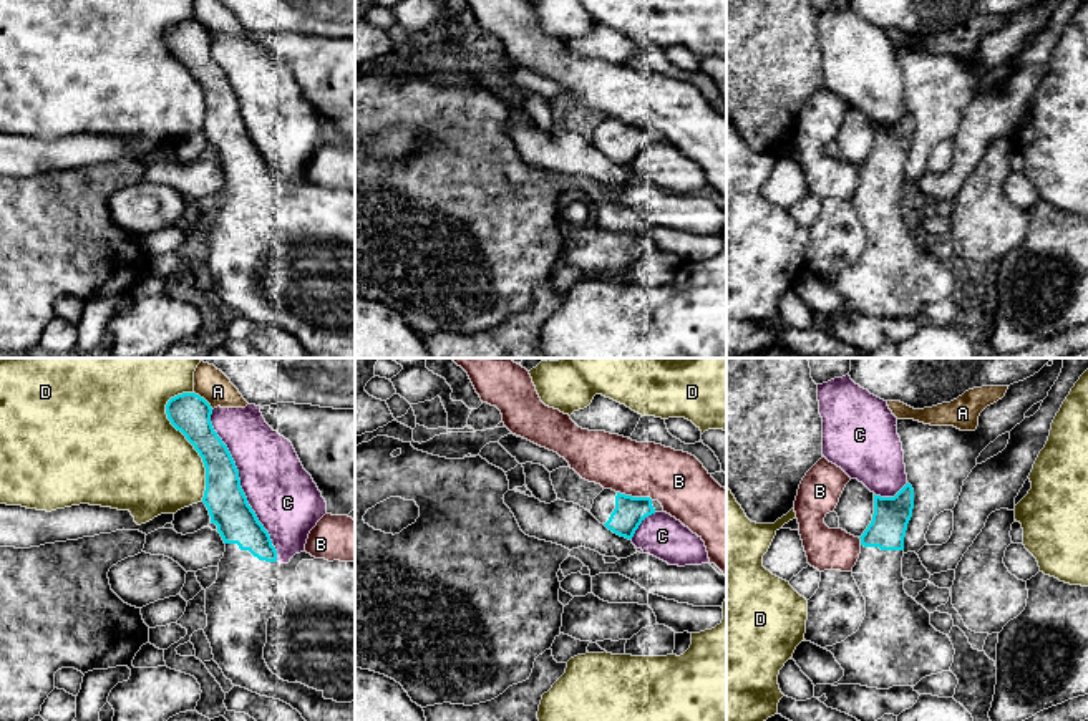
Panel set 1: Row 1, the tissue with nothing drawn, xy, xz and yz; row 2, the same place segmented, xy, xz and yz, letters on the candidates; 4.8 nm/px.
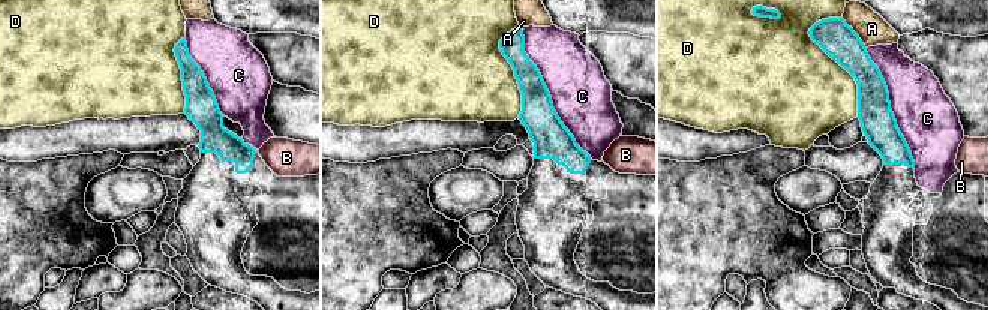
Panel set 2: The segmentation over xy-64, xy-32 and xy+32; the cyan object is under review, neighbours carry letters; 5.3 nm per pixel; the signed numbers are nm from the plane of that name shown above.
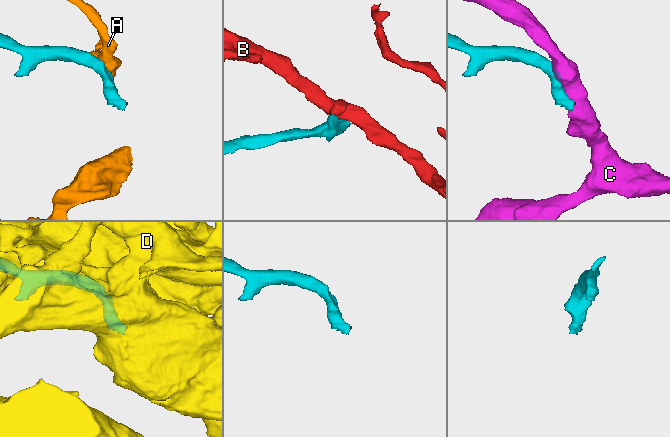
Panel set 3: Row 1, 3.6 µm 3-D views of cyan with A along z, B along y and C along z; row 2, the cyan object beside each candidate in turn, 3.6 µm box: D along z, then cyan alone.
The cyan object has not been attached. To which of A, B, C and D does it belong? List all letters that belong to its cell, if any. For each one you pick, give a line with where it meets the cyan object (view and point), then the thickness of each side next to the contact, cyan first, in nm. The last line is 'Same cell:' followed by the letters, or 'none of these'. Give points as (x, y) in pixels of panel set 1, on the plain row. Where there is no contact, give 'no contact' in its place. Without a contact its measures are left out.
Same cell: none of these

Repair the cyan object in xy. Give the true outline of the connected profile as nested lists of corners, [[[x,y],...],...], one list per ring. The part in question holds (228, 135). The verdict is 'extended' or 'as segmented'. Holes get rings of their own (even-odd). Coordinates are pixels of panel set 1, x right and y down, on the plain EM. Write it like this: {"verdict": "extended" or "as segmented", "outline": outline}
{"verdict": "extended", "outline": [[[182,22],[168,30],[166,43],[202,86],[206,96],[202,131],[226,172],[217,194],[217,209],[206,217],[204,262],[214,290],[234,315],[290,333],[307,353],[355,358],[355,191],[328,191],[300,181],[289,192],[280,192],[269,161],[247,131],[231,81],[212,56],[211,33],[196,22]]]}

